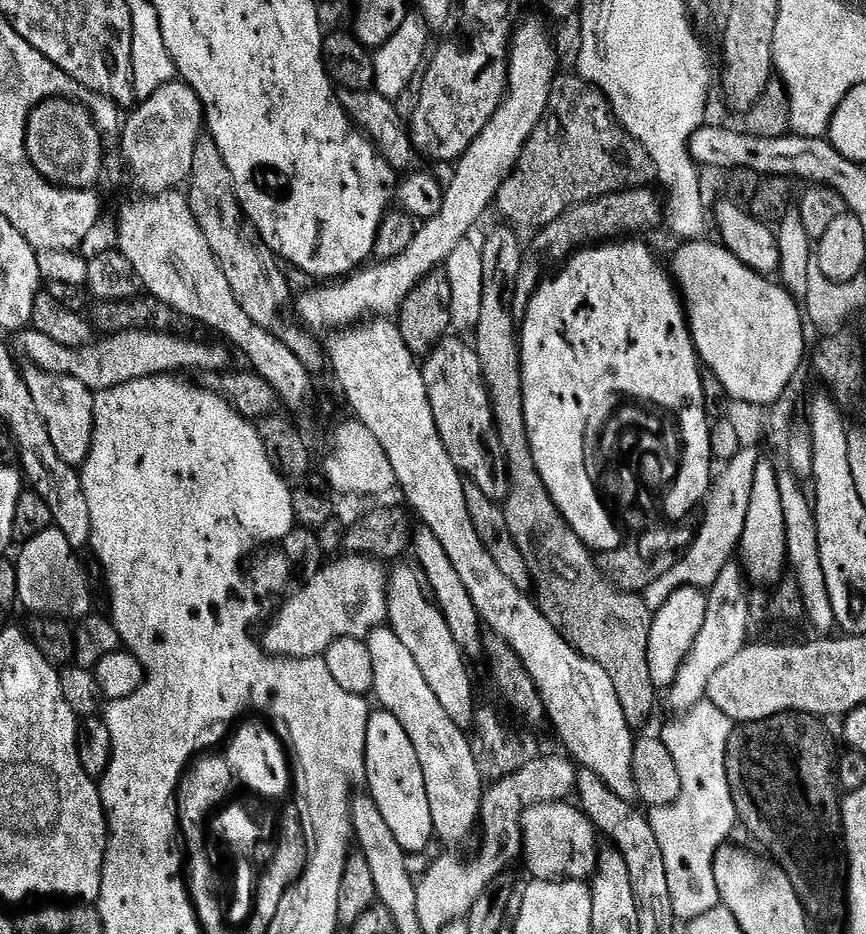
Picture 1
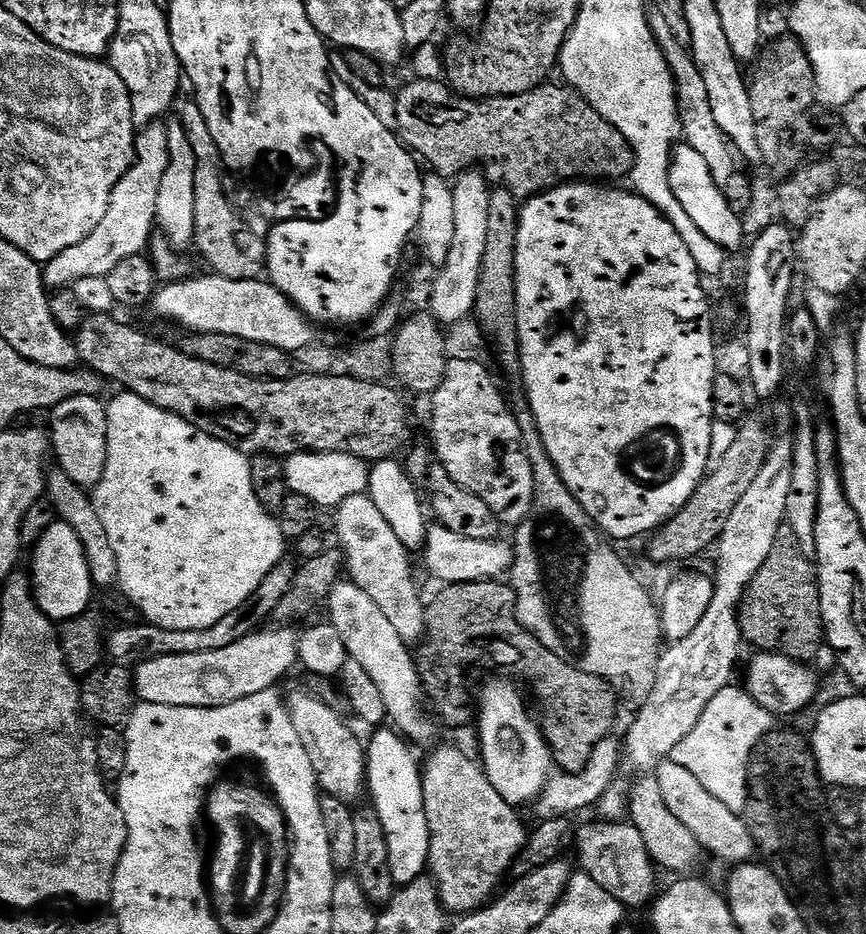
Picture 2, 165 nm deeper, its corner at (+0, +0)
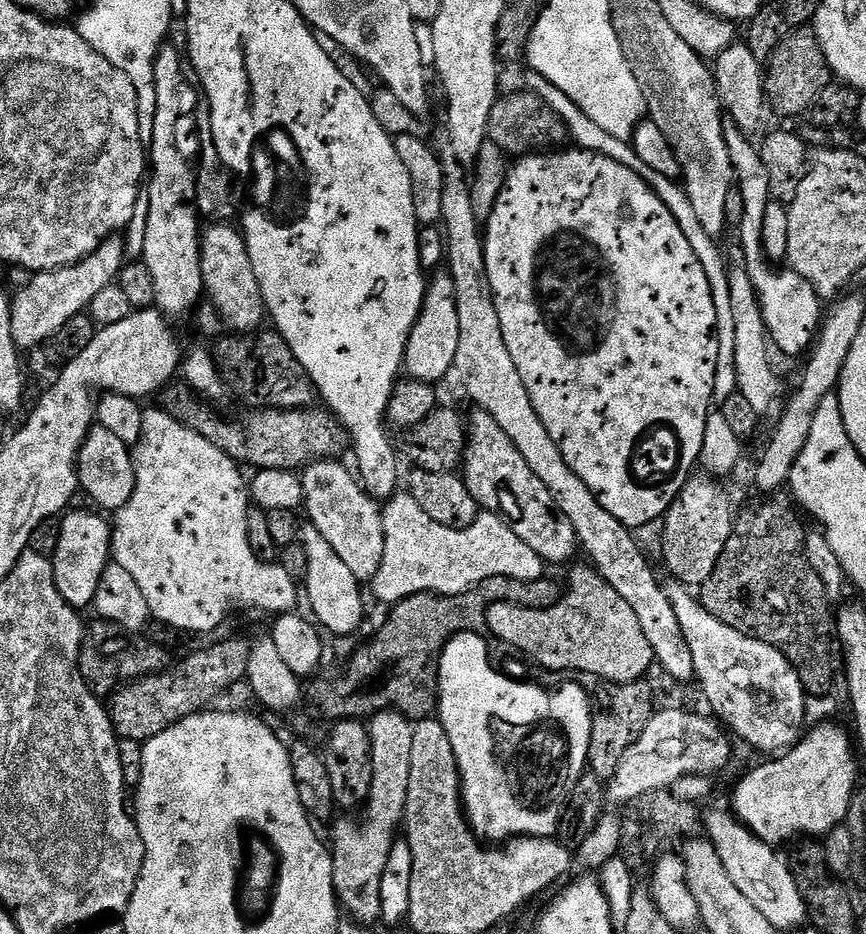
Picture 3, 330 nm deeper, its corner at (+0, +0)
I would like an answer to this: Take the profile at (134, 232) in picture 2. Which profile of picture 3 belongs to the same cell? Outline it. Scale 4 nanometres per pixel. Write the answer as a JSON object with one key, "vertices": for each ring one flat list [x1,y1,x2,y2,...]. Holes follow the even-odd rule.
{"vertices":[[119,235,111,236,98,246,86,258,65,268,55,268,49,272,37,272,20,293,11,297,12,301,12,333,17,348,27,350,47,345,70,318,87,313,91,309,94,298,106,286,117,283,121,270,126,263,124,244]]}

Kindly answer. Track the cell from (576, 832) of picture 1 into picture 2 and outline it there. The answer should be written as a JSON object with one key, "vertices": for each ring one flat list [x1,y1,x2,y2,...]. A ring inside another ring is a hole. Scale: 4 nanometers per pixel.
{"vertices":[[599,822,588,824,577,831,574,836,574,853,580,859,579,867,602,886,625,909,640,908,643,904,651,905,656,890,657,865,646,850,646,842,642,842,642,834,630,822]]}

